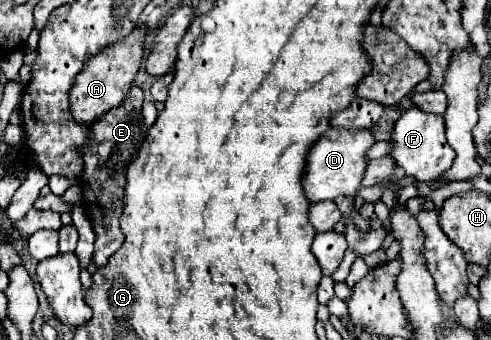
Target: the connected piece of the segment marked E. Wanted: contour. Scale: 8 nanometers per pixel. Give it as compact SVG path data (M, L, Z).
M121 104L109 112L105 112L87 136L83 146L83 170L79 174L81 188L81 206L91 222L95 232L95 266L103 268L109 256L123 244L123 232L111 230L115 226L115 216L123 212L123 190L125 190L125 174L129 166L129 156L137 156L141 144L145 142L147 128L139 110L133 110L129 104Z

